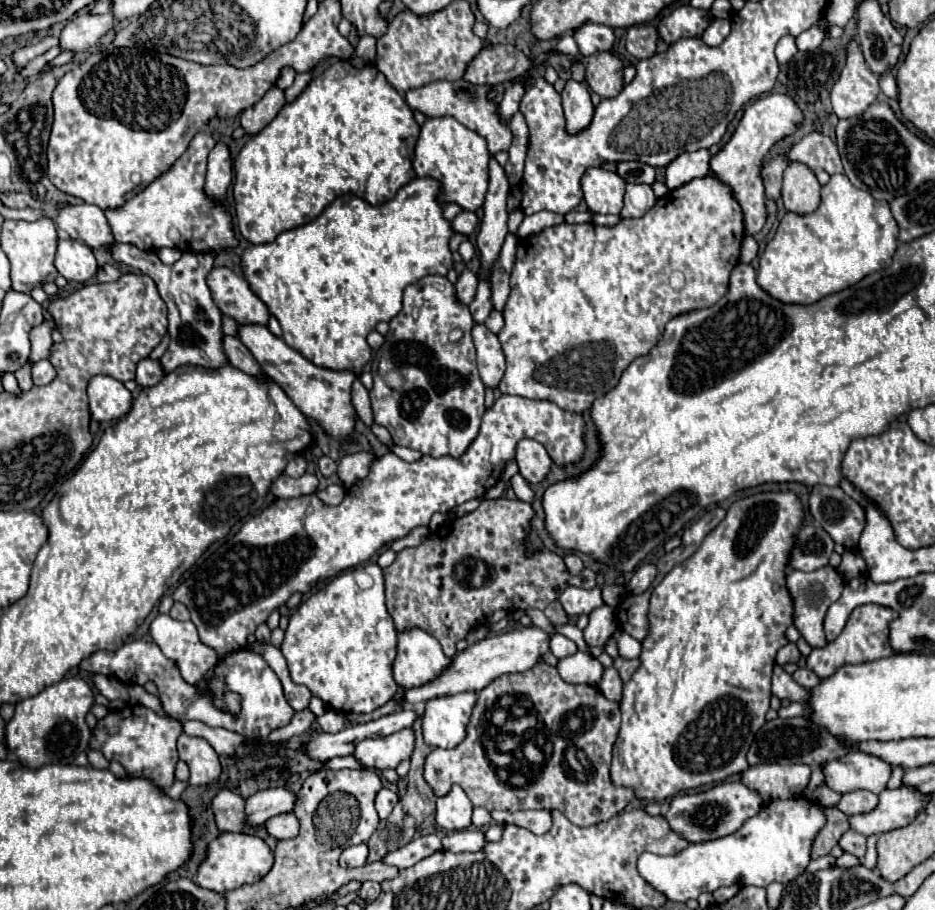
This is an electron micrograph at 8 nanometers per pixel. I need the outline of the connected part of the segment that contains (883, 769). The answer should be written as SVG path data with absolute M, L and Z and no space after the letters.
M851 751L839 759L825 763L823 775L825 785L841 795L857 789L881 793L891 777L891 765L873 755Z

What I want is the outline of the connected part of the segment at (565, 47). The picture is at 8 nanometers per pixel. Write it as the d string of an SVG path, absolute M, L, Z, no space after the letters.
M563 35L563 39L559 39L559 45L555 45L553 51L563 51L563 53L569 53L569 55L577 55L577 45L575 45L575 39L573 35Z

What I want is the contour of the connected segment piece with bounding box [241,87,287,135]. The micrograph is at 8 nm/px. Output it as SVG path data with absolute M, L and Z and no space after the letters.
M271 87L259 103L255 103L253 107L241 113L241 127L251 135L259 133L263 127L267 127L275 119L275 115L283 109L285 103L287 103L285 91L279 87Z

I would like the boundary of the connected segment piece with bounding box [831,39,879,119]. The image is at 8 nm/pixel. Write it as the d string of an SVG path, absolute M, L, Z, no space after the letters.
M857 39L847 43L847 63L841 71L839 81L833 85L831 103L833 113L839 119L861 115L879 93L879 77L873 75L861 55L861 45Z

